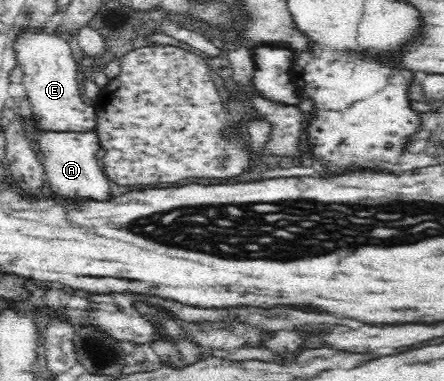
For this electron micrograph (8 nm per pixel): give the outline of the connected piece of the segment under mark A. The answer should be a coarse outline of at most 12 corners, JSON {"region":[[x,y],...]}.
{"region":[[30,108],[21,131],[44,183],[70,198],[110,197],[92,128],[37,126]]}

